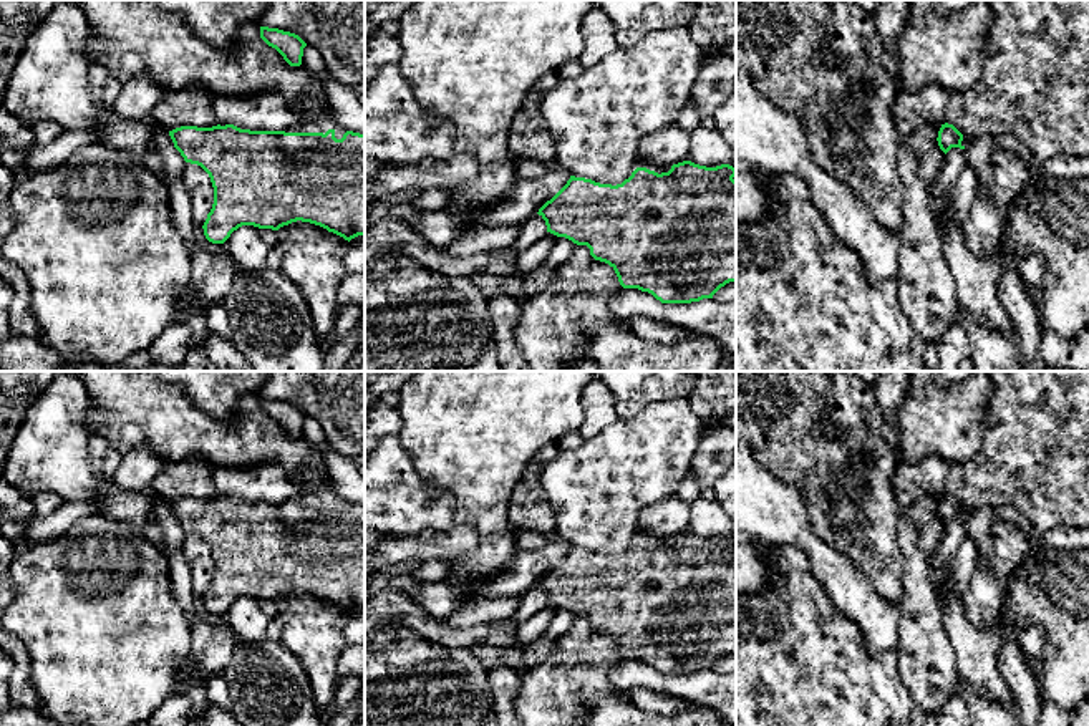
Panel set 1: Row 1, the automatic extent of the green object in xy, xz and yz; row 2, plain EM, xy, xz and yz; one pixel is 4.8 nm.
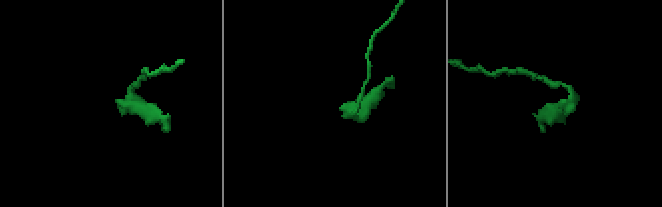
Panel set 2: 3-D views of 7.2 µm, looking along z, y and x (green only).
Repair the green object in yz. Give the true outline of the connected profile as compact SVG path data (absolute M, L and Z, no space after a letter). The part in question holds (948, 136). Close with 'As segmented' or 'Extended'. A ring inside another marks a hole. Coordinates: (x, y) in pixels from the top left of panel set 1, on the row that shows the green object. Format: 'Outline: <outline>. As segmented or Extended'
Outline: M948 123L941 124L937 141L938 141L940 149L945 154L951 148L965 149L965 146L961 144L963 134L953 124L948 124Z. As segmented

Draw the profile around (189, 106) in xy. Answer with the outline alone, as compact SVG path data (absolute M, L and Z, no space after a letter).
M206 88L166 91L152 111L152 121L167 133L181 126L217 126L209 104L211 94Z

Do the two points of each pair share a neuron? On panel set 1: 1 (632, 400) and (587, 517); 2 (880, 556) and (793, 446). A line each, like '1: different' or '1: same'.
1: different
2: same

